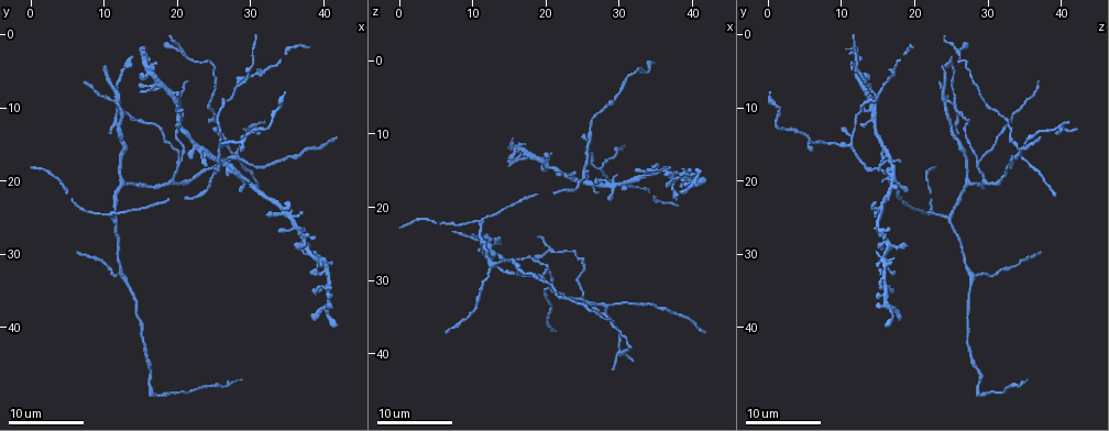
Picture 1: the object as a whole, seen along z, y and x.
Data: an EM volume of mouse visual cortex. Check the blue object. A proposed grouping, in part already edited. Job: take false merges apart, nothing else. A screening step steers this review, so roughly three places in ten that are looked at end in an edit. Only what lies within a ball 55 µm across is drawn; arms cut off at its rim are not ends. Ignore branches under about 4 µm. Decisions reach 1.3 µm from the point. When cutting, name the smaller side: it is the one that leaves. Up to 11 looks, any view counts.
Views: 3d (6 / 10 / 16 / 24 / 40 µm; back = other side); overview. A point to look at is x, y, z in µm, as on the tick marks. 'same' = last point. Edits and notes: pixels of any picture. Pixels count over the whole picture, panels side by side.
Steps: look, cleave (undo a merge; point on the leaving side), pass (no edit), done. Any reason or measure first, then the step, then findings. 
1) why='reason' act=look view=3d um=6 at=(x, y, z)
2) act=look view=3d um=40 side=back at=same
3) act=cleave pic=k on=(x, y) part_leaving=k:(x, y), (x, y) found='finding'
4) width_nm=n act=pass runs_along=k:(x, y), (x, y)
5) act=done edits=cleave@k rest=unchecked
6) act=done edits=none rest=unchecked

why='three arms meet' act=look view=3d um=16 at=(11.5, 25.5, 24.5)

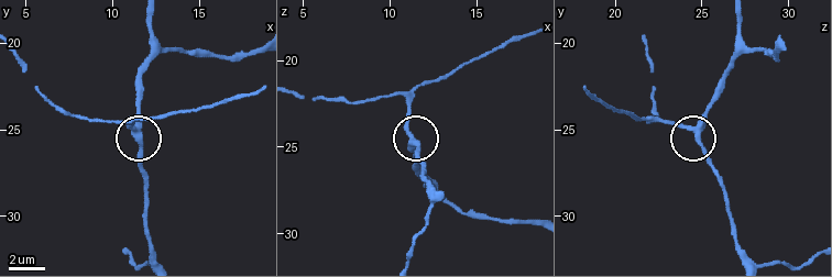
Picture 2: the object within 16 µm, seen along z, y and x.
act=look view=3d um=10 at=(11.5, 25.3, 24.8)

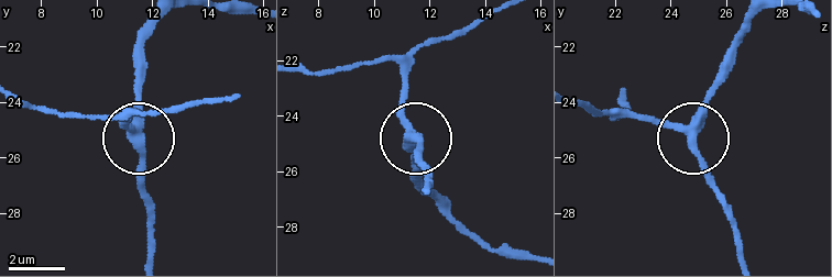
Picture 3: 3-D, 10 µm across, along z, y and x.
arms=3 act=pass found='all the same neuron'

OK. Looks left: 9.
why='arms part here' act=look view=3d um=24 at=(26.0, 15.0, 11.0)

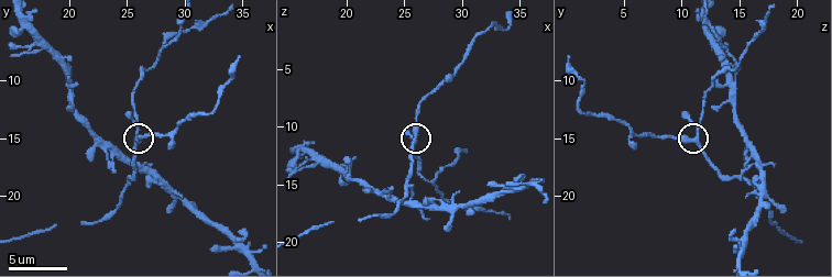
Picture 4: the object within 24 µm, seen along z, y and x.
why='closer look' act=look view=3d um=6 at=(25.8, 15.2, 11.2)

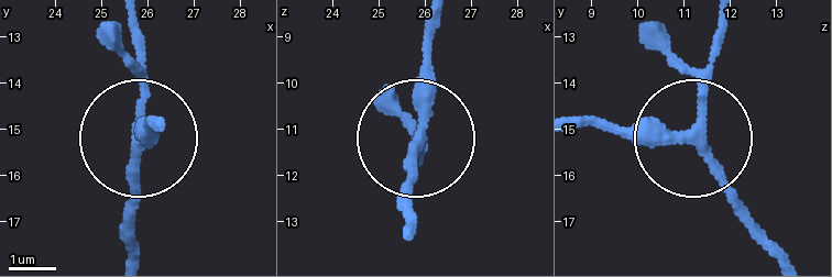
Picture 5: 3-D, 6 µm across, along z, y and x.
side_arm_um=20 act=pass runs_along=5:(787, 252), (696, 137), (578, 122) found='all the same neuron'

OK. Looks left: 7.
why='branch point' act=look view=3d um=10 at=(25.4, 18.2, 15.0)

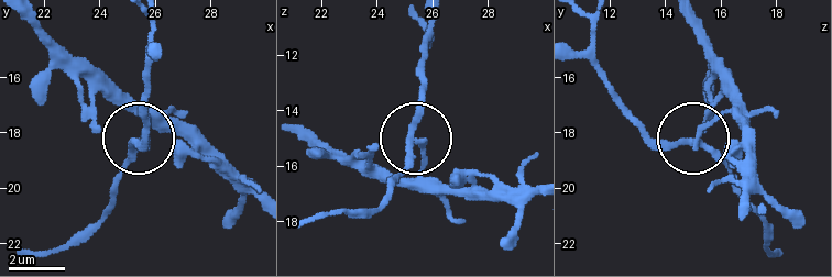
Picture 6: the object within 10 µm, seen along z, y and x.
why='closer look' act=look view=3d um=6 at=(25.4, 18.4, 14.9)

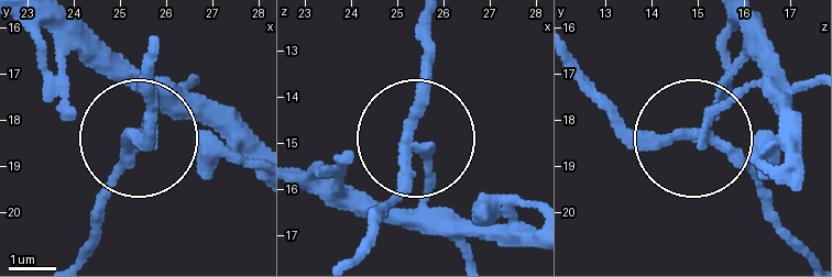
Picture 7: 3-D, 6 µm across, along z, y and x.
arms=3 act=pass runs_along=7:(353, 254), (413, 135), (425, 33) found='continuous, no second neuron'

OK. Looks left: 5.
why='three arms meet' act=look view=3d um=16 at=(12.5, 33.0, 28.0)

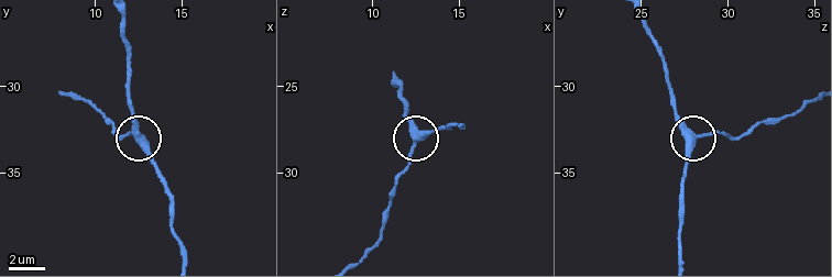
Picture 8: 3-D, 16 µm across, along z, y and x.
act=look view=3d um=10 at=(12.5, 33.0, 28.2)

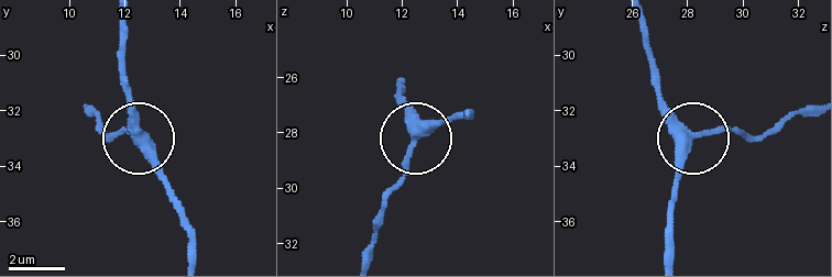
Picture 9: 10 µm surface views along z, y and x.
arms=3 act=pass runs_along=9:(639, 18), (658, 103), (685, 132), (761, 139) found='continuous, no second neuron'

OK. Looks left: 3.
why='branch point' act=look view=3d um=16 at=(28.5, 17.0, 33.5)

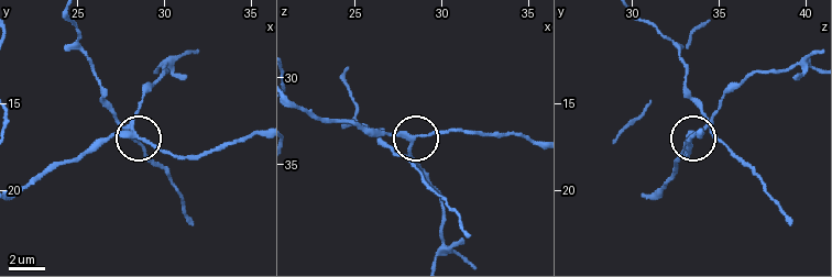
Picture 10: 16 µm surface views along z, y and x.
act=look view=3d um=6 at=(28.3, 16.7, 33.4)

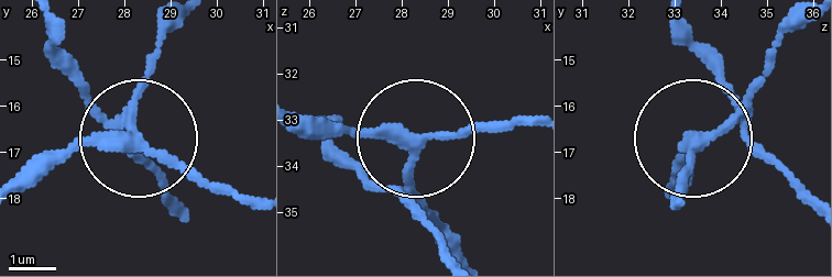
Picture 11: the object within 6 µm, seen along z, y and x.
act=look view=3d um=6 side=back at=(28.25, 16.80, 33.45)

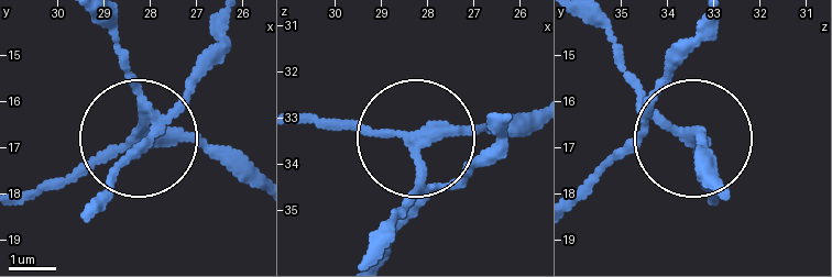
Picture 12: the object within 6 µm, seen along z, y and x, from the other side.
arms=3 act=cleave pic=12 on=(205, 75) part_leaving=12:(159, 114), (226, 24) found='a second neuron is stuck on'

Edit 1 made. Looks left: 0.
act=done edits=cleave@12 rest=unchecked

